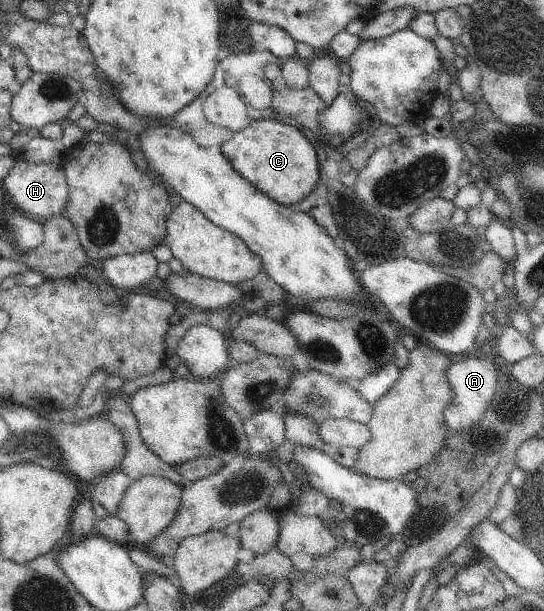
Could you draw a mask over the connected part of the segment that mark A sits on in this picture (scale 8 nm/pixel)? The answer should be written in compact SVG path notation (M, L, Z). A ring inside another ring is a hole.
M490 353L473 354L464 358L454 359L447 370L447 377L454 393L453 401L444 413L443 425L448 427L449 434L460 429L467 429L475 425L487 411L497 391L497 370Z

